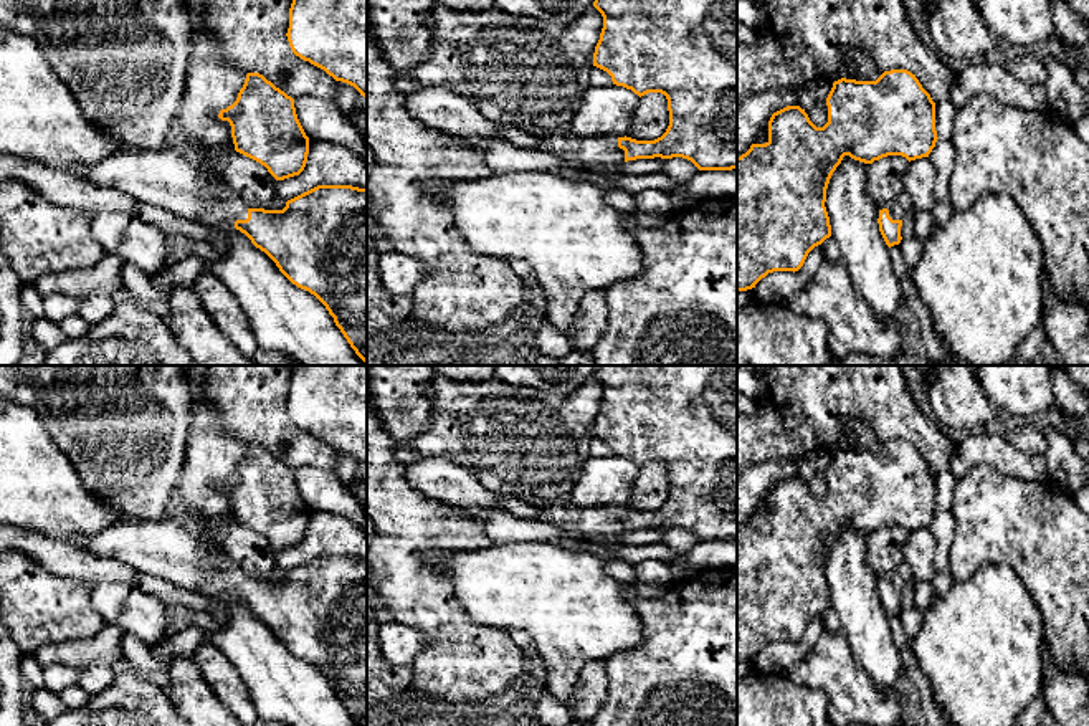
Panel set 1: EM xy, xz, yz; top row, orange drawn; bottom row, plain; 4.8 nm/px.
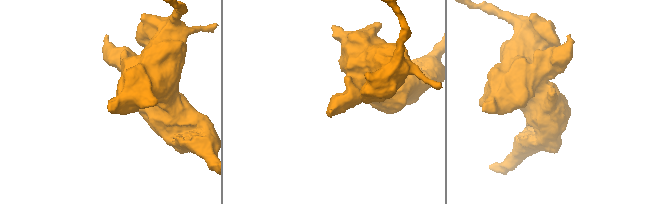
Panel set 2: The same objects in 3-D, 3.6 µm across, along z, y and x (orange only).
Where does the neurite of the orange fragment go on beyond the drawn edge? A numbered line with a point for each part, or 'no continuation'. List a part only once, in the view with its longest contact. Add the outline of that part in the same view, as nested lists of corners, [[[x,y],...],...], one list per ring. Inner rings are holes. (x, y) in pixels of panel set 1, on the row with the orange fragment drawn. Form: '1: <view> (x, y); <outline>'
1: xy (166, 179); [[[169,147],[159,150],[119,150],[97,164],[86,165],[83,179],[215,230],[235,228],[236,220],[248,218],[250,207],[228,187],[213,184],[202,160],[187,159]]]

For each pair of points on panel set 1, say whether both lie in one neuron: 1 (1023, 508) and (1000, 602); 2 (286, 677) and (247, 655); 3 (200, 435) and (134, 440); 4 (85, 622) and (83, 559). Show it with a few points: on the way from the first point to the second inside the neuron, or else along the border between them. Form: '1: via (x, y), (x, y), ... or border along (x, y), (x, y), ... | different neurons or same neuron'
1: border along (972, 574), (987, 564), (1008, 564), (1031, 596) | different neurons
2: via (276, 677), (256, 657) | same neuron
3: border along (192, 399), (185, 458), (179, 475) | different neurons
4: border along (47, 569), (93, 586) | different neurons

